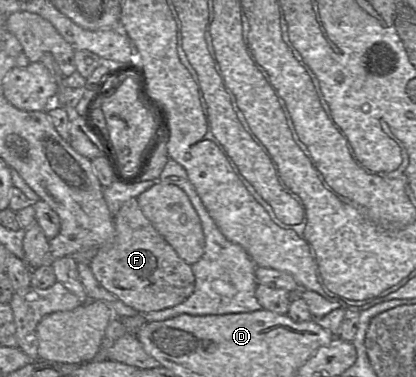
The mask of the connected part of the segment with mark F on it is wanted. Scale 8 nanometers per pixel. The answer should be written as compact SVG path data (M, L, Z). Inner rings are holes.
M136 198L122 204L114 216L114 226L113 237L97 249L89 264L106 290L139 313L176 306L192 294L195 277L191 265L180 258L156 231L142 213Z

